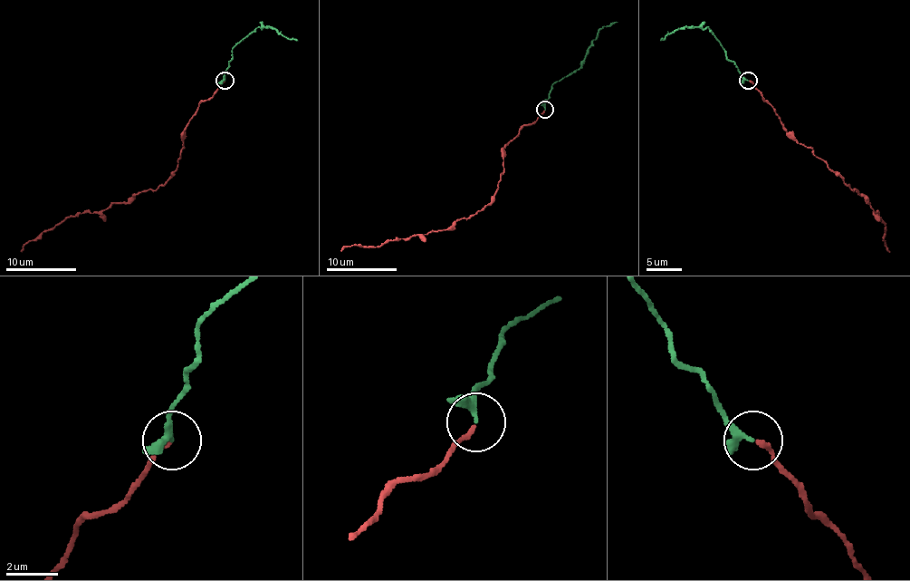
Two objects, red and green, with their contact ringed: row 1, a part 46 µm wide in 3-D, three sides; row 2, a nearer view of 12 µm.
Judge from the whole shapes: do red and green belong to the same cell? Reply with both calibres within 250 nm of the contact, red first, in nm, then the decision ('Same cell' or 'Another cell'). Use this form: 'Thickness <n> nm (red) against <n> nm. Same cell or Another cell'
Thickness 170 nm (red) against 200 nm. Same cell

